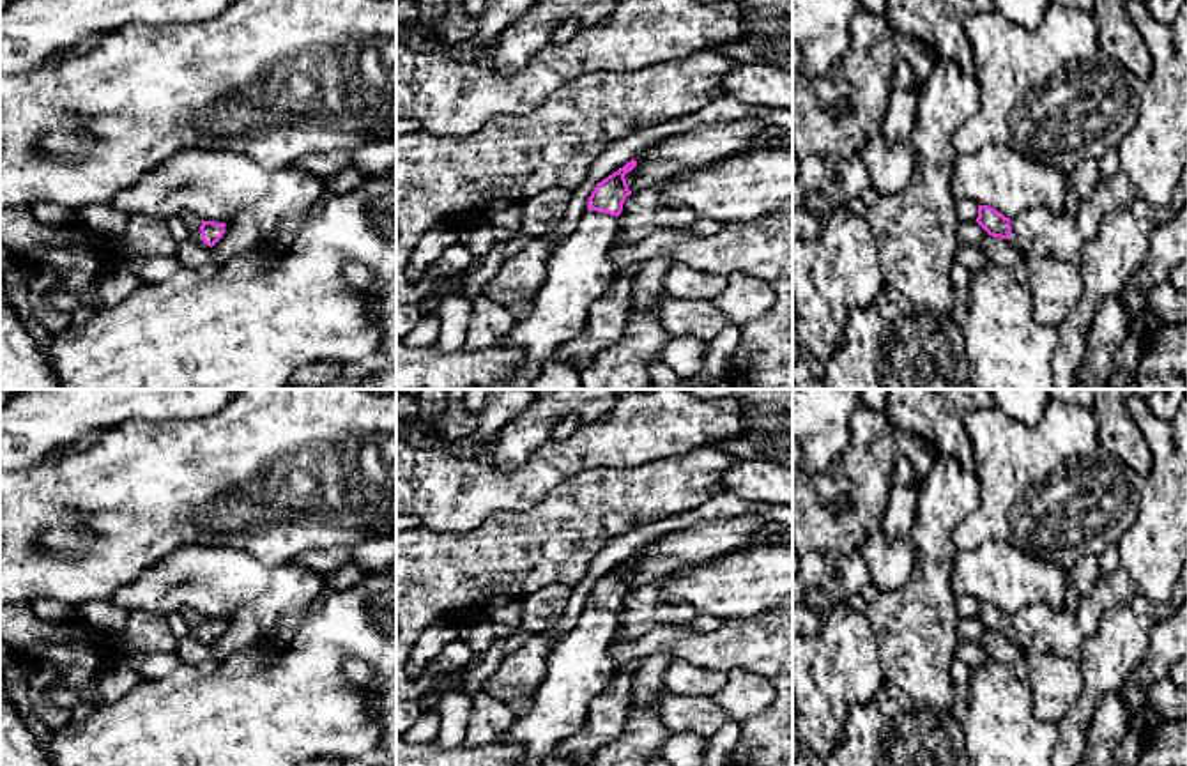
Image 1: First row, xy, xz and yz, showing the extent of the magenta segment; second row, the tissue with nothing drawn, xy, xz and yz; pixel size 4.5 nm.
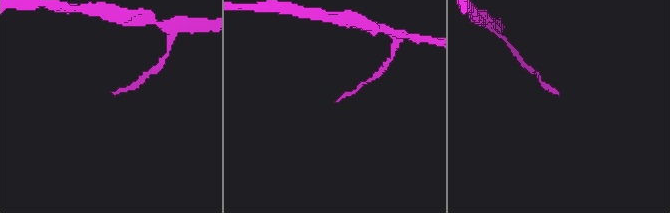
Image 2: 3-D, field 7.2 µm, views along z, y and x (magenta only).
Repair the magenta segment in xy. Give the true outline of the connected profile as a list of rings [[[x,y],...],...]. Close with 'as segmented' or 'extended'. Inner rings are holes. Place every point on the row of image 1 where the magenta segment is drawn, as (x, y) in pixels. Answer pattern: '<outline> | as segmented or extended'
[[[180,212],[180,218],[188,225],[193,239],[202,239],[207,246],[214,246],[225,234],[225,223],[203,221],[193,212]]] | extended

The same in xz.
[[[632,159],[596,184],[575,232],[554,248],[545,283],[534,292],[529,313],[513,322],[501,340],[499,345],[524,350],[522,368],[502,384],[476,389],[529,389],[536,370],[566,341],[580,338],[591,304],[609,290],[617,271],[609,249],[617,234],[617,216],[632,195],[624,175],[635,166]]] | extended

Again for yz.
[[[1120,170],[1100,179],[1090,196],[1079,202],[1076,214],[1024,211],[1010,219],[989,205],[978,205],[976,223],[992,237],[1010,239],[1022,253],[1054,257],[1079,267],[1081,253],[1099,234],[1104,218],[1129,209],[1132,202],[1130,180]]] | extended

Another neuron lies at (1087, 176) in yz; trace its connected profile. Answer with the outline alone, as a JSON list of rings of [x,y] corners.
[[[1084,159],[1067,177],[1079,202],[1088,198],[1102,179],[1099,159]]]

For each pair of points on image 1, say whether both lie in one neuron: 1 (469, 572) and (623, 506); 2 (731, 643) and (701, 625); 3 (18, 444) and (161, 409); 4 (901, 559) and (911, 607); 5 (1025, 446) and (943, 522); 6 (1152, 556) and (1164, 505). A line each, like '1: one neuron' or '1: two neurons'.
1: one neuron
2: two neurons
3: one neuron
4: two neurons
5: two neurons
6: one neuron

